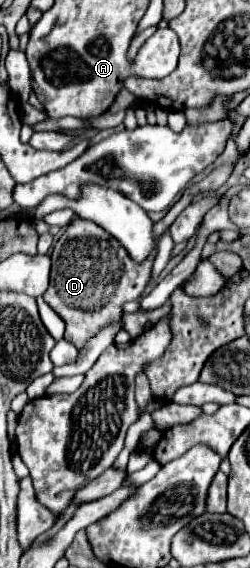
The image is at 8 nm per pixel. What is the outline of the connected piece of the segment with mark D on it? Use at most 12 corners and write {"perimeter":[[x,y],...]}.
{"perimeter":[[91,221],[51,253],[43,299],[77,349],[123,317],[151,261]]}

